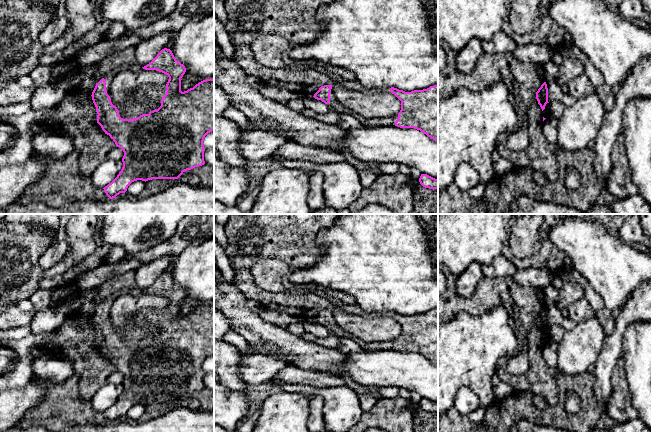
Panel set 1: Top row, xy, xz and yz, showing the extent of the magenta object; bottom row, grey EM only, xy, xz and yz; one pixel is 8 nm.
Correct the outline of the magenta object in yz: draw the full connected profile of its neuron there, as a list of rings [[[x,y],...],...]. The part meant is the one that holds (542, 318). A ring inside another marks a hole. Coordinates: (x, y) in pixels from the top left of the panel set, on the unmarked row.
[[[544,303],[540,304],[539,309],[534,310],[534,314],[536,316],[536,323],[538,328],[540,329],[542,335],[545,333],[545,330],[548,326],[548,312]]]

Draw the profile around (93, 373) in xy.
[[[75,318],[78,324],[88,332],[86,339],[75,347],[59,347],[56,338],[47,344],[52,356],[63,357],[73,364],[74,372],[79,376],[79,391],[85,400],[91,402],[93,396],[107,384],[107,378],[116,371],[97,347],[97,335],[91,318]]]

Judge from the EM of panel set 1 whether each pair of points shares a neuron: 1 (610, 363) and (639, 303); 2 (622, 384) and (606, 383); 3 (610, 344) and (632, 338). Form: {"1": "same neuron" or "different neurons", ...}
{"1": "same neuron", "2": "different neurons", "3": "different neurons"}

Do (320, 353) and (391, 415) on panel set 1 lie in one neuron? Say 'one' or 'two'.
two

